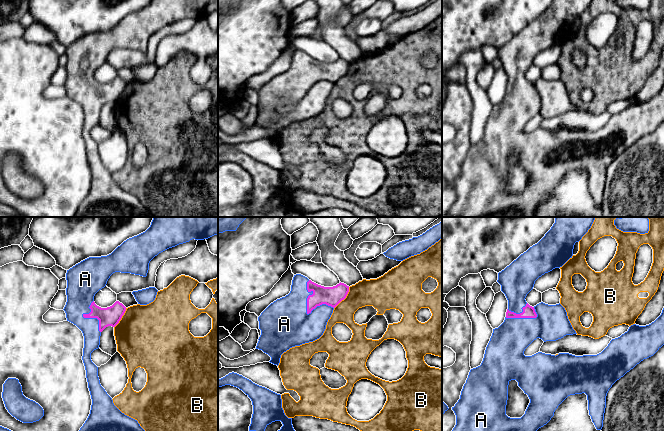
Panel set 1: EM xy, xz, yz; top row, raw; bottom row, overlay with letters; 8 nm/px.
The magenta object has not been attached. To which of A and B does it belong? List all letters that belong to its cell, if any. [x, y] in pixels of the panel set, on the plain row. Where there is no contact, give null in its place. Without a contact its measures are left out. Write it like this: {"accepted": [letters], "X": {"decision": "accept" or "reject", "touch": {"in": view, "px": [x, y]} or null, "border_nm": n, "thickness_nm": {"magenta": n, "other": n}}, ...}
{"accepted": ["A"], "A": {"decision": "accept", "touch": {"in": "xz", "px": [307, 84]}, "border_nm": 300, "thickness_nm": {"magenta": 160, "other": 380}}, "B": {"decision": "reject", "touch": {"in": "xz", "px": [344, 74]}, "border_nm": 220, "thickness_nm": {"magenta": 160, "other": 220}}}

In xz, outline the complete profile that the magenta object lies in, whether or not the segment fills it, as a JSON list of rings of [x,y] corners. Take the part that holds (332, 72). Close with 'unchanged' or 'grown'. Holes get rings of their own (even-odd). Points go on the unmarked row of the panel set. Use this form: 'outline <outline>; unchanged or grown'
outline [[[301,50],[294,51],[290,69],[271,79],[258,93],[261,111],[256,125],[268,130],[271,133],[269,138],[278,142],[284,128],[323,111],[334,84],[346,74],[348,68],[349,62],[341,58],[333,63],[324,63]]]; grown

